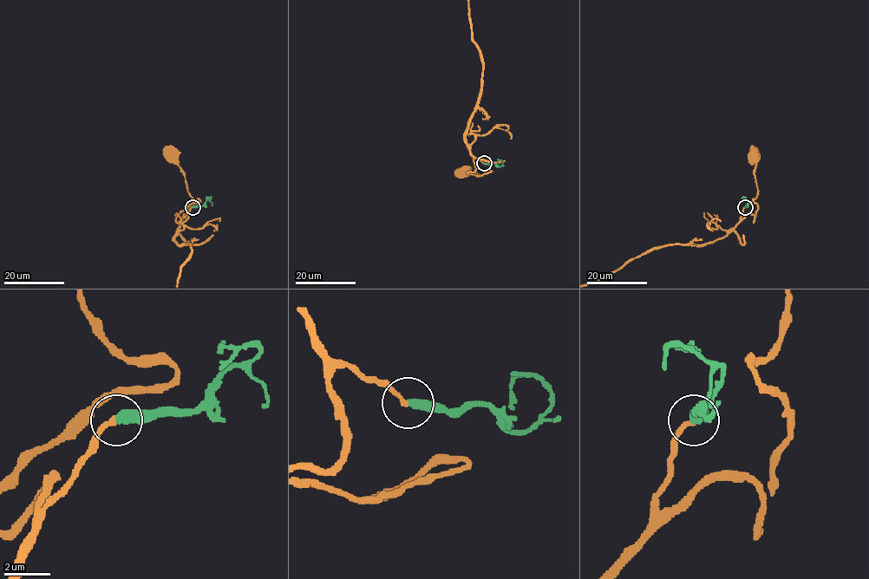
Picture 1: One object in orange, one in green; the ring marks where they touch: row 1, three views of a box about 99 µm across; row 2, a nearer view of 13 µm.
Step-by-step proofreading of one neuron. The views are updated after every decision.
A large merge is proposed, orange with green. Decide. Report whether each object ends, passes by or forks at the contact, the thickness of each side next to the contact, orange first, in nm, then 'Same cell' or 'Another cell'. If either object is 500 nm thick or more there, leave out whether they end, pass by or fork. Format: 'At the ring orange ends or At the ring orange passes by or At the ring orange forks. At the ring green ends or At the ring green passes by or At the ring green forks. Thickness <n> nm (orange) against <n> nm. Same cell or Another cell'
At the ring orange ends. At the ring green ends. Thickness 240 nm (orange) against 420 nm. Same cell

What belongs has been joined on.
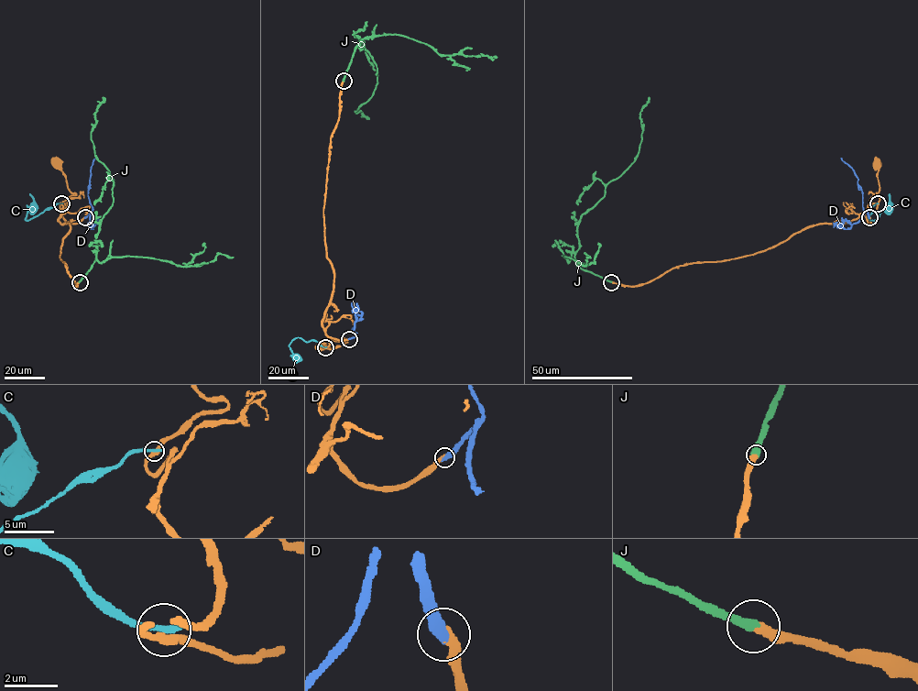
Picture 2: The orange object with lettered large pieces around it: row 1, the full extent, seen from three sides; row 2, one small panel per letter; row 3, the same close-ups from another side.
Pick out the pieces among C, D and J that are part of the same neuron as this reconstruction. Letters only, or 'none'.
D, J

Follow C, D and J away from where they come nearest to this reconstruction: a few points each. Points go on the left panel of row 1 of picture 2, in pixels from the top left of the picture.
C: (61, 203), (26, 220), (27, 212), (33, 203), (29, 193)
D: (85, 217), (92, 209), (87, 191), (91, 168), (95, 158)
J: (80, 281), (95, 259), (99, 223), (113, 202), (114, 180), (94, 154), (91, 137), (94, 113), (104, 97)

